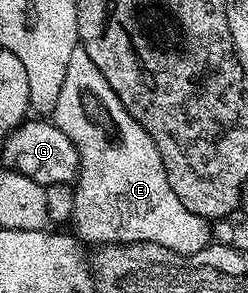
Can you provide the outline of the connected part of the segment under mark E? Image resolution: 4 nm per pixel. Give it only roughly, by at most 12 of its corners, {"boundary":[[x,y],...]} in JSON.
{"boundary":[[84,48],[50,119],[80,155],[70,228],[94,246],[213,243],[154,138]]}

